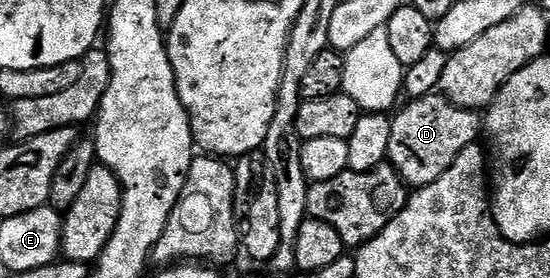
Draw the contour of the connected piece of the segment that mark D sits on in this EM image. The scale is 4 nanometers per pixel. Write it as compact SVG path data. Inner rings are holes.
M438 92L424 98L412 98L406 104L408 106L403 111L400 109L391 118L387 162L408 187L428 186L433 180L445 176L465 148L480 141L481 118L476 111L461 108Z

